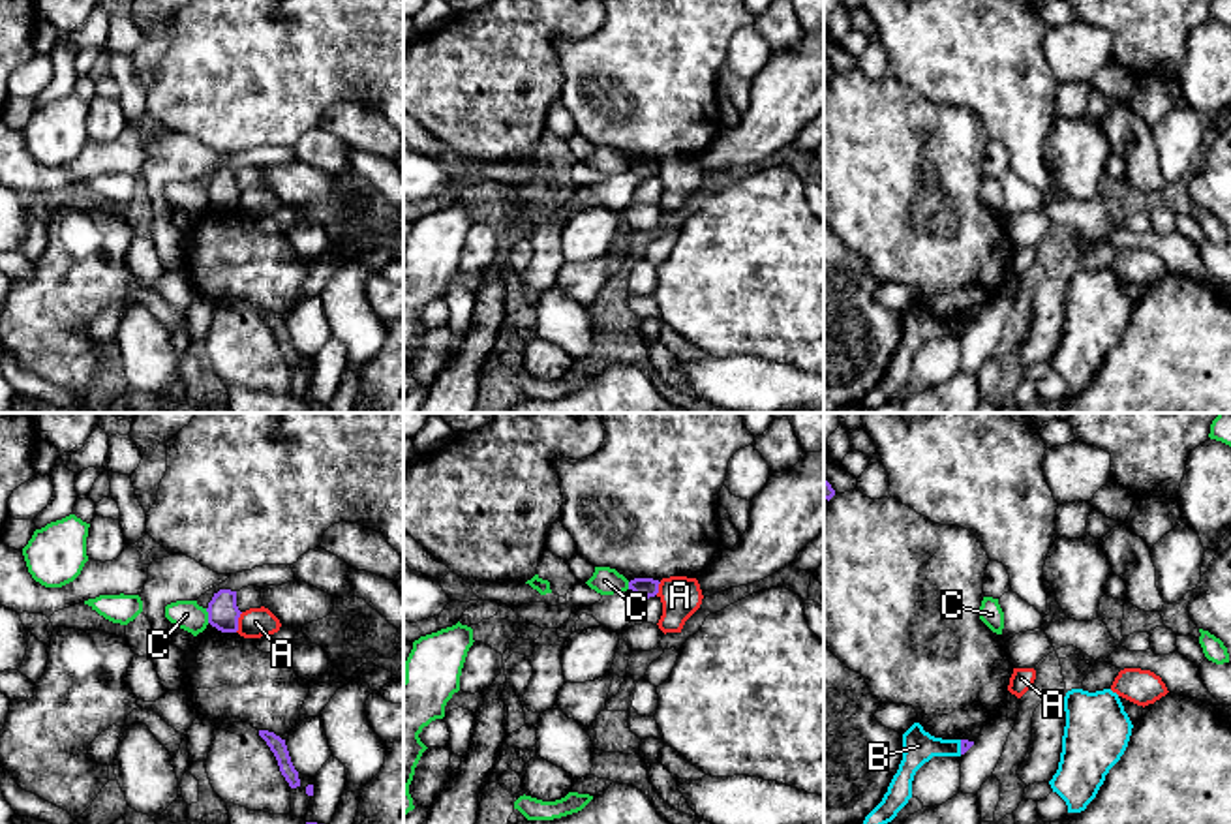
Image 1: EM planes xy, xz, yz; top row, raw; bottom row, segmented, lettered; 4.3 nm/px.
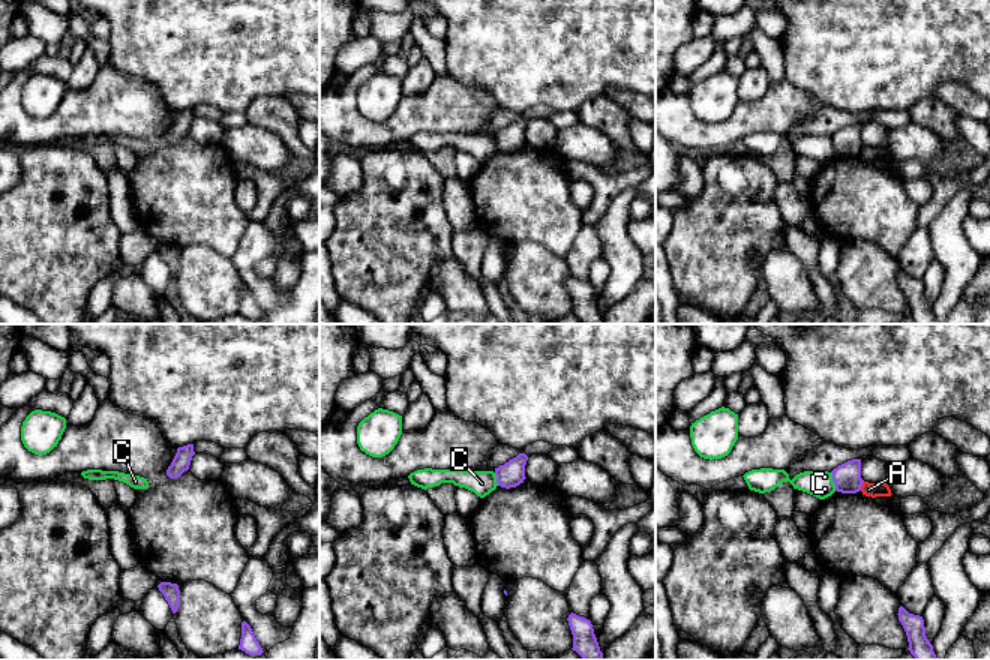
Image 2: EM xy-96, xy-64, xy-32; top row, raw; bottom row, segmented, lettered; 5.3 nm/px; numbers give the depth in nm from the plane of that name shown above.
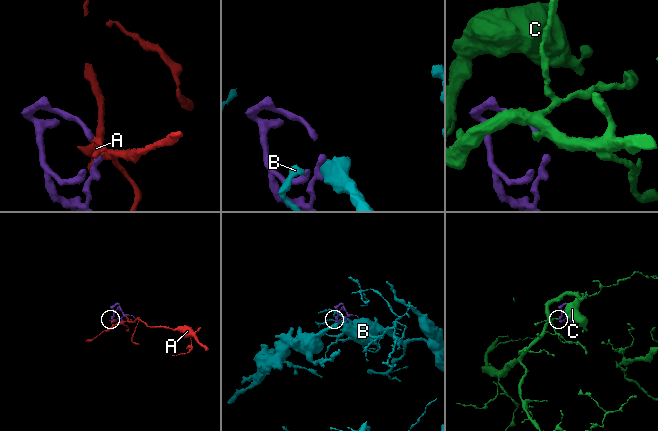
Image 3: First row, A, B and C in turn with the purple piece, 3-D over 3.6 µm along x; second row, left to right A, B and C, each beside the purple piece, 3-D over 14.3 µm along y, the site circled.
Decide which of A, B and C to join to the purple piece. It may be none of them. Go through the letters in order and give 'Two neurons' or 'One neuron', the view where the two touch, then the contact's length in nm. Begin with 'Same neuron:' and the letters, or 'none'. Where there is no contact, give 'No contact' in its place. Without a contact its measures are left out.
Same neuron: none
A: Two neurons. Touches purple in xy. Shared border 90 nm
B: Two neurons. Touches purple in yz. Shared border 60 nm
C: Two neurons. Touches purple in xy. Shared border 70 nm

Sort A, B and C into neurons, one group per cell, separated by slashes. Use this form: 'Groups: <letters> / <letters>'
Groups: A / B / C

